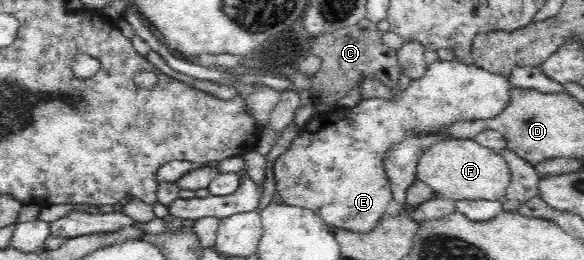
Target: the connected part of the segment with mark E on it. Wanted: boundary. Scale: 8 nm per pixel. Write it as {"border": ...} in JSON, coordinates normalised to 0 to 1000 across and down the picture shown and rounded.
{"border":[[[777,227],[772,235],[747,231],[733,254],[726,296],[719,304],[704,304],[702,327],[692,342],[688,358],[678,365],[675,388],[666,381],[651,381],[649,373],[637,373],[637,381],[616,381],[604,412],[582,412],[568,427],[557,431],[551,442],[538,435],[526,465],[524,481],[514,492],[510,523],[502,542],[497,569],[486,581],[473,627],[469,627],[469,685],[474,715],[474,750],[486,773],[490,788],[524,800],[534,808],[558,865],[568,881],[596,885],[604,892],[628,892],[644,873],[646,850],[661,819],[661,800],[666,781],[675,765],[671,746],[670,696],[664,688],[661,665],[661,638],[658,638],[658,604],[664,588],[664,569],[675,565],[678,550],[692,535],[705,535],[709,527],[733,523],[733,512],[748,512],[750,500],[774,488],[783,465],[788,462],[813,462],[813,458],[836,458],[849,450],[860,435],[860,423],[870,404],[873,388],[875,335],[872,300],[849,281],[839,281],[832,265],[822,265],[808,246],[796,246]]]}

